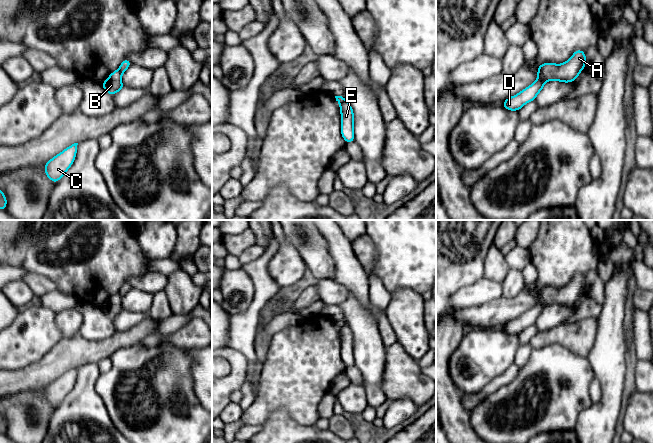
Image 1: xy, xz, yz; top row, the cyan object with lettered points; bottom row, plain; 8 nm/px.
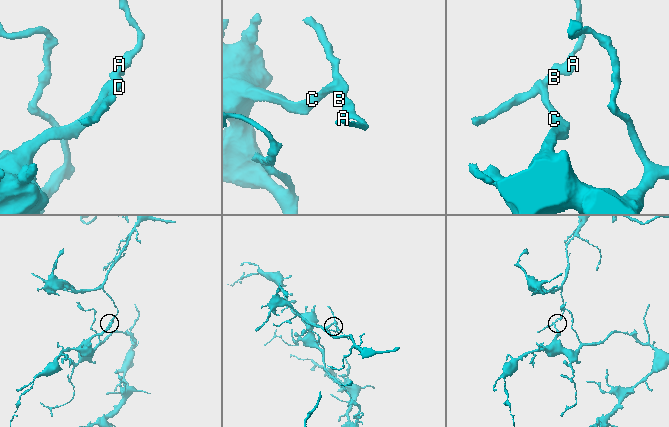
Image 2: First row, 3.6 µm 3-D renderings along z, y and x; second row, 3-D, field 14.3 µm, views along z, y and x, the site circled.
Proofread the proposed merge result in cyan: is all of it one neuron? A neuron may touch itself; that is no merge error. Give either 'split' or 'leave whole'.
split

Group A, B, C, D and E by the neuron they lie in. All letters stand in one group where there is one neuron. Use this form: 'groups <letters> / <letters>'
groups A E / B C D

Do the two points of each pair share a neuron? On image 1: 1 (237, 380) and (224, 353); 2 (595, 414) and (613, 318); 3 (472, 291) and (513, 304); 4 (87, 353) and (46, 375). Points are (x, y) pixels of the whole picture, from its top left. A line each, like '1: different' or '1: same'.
1: same
2: same
3: different
4: same

